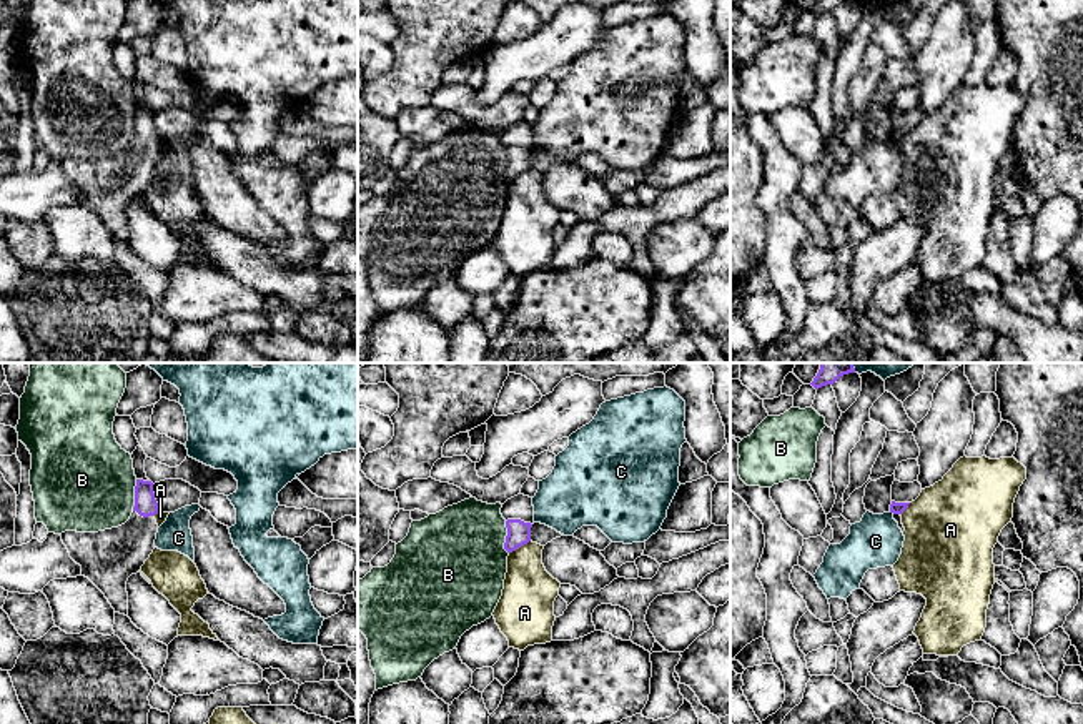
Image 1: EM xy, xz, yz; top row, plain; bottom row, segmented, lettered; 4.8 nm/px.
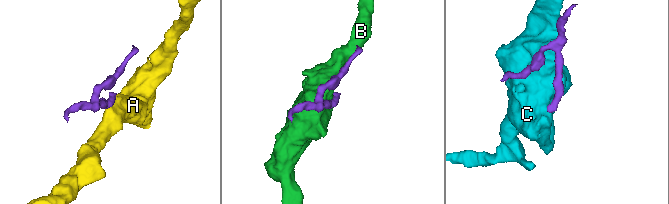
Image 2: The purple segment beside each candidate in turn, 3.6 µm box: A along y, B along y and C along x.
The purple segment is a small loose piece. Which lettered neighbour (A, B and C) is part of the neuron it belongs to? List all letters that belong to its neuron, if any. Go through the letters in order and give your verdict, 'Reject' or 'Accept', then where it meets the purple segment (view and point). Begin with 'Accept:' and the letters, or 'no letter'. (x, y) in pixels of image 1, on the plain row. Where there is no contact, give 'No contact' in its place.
Accept: no letter
A: Reject. Touches purple at xz (519, 173)
B: Reject. Touches purple at xz (506, 165)
C: Reject. Touches purple at yz (892, 138)

